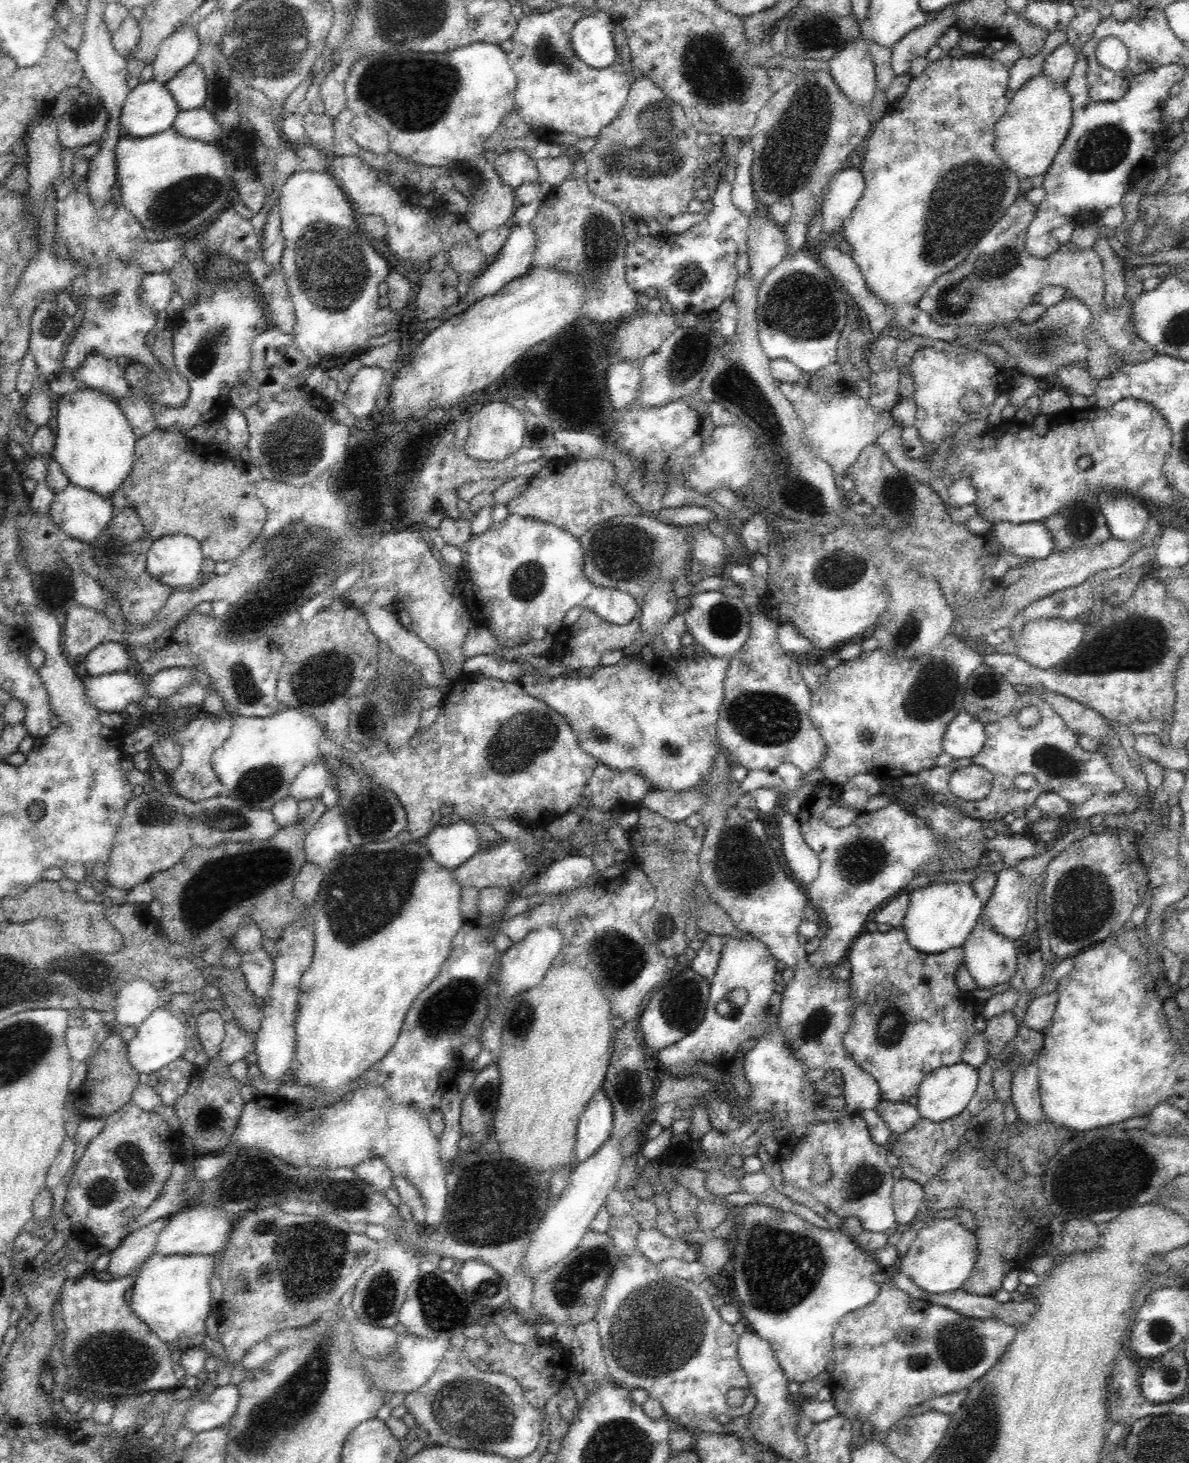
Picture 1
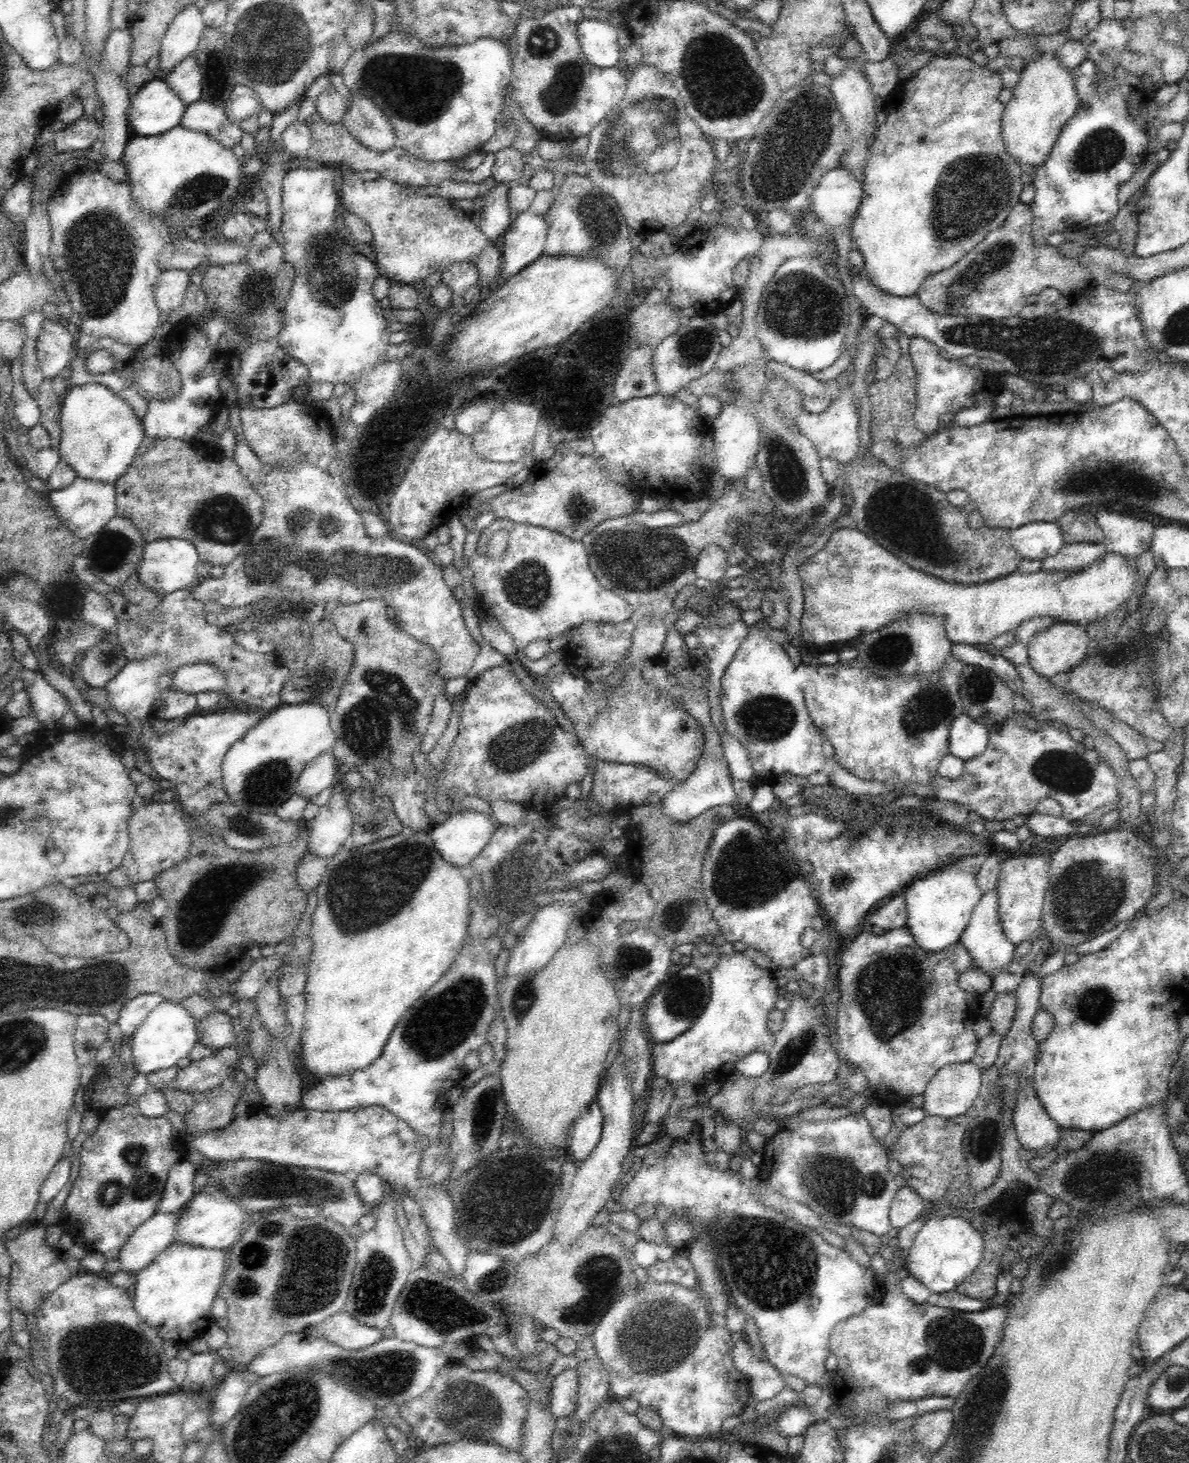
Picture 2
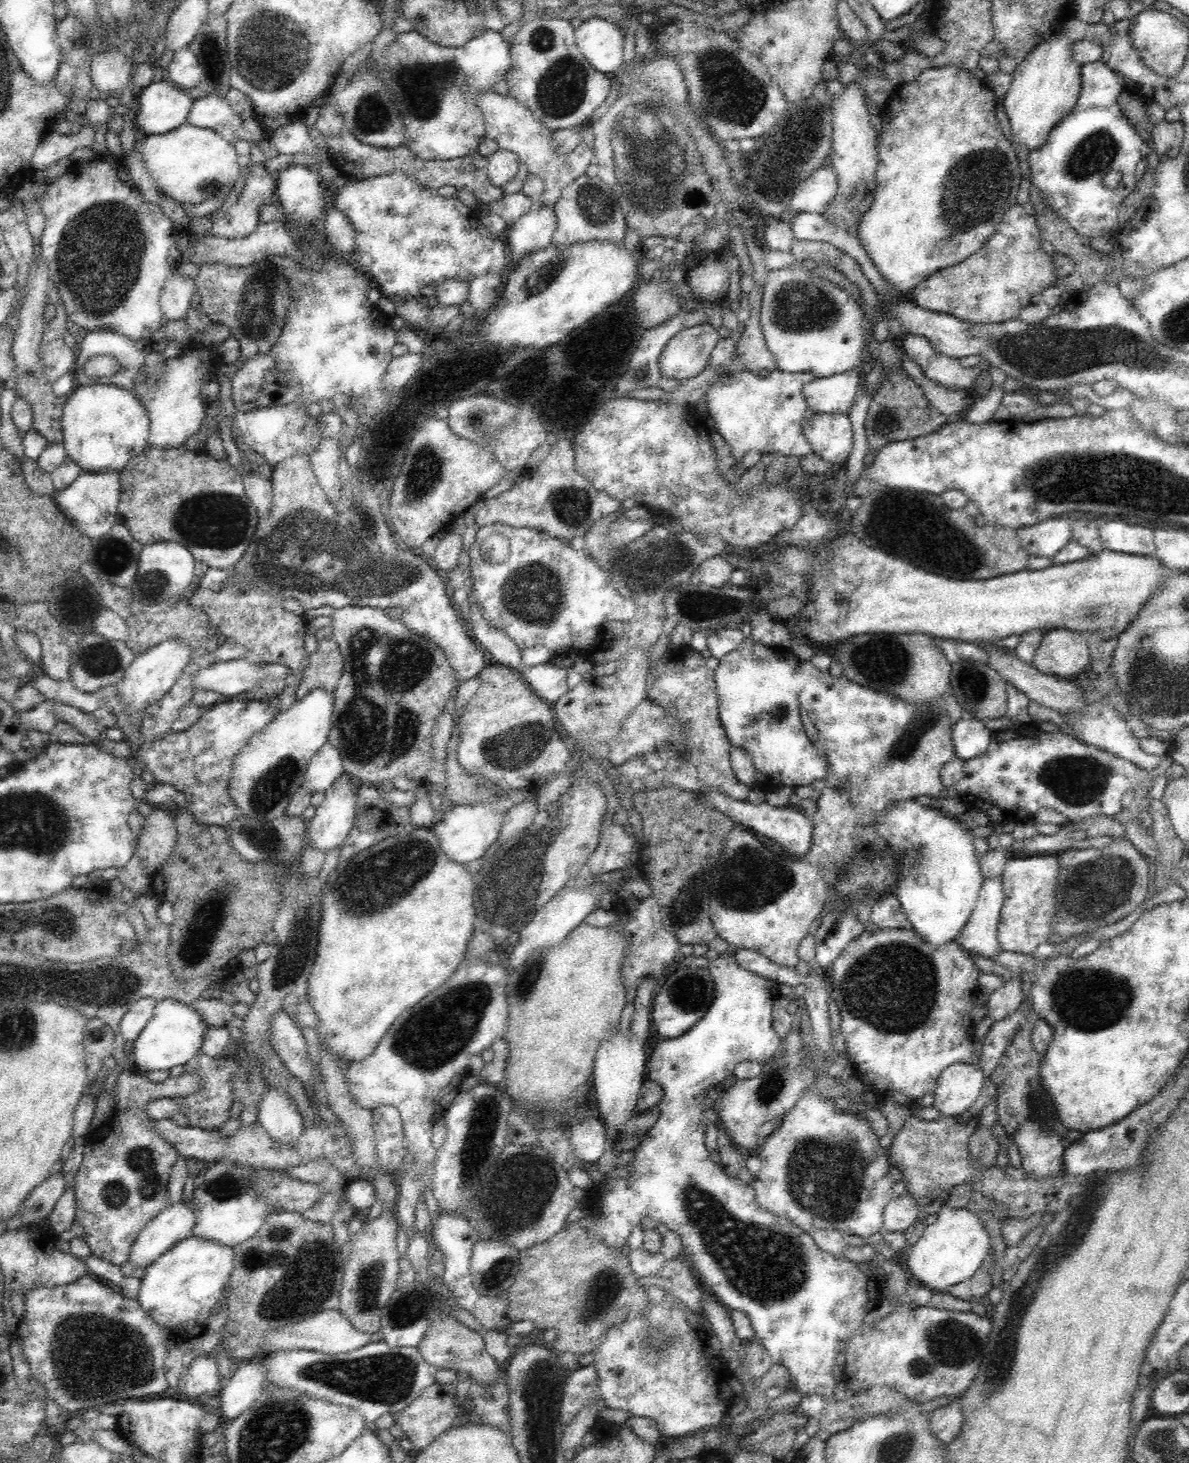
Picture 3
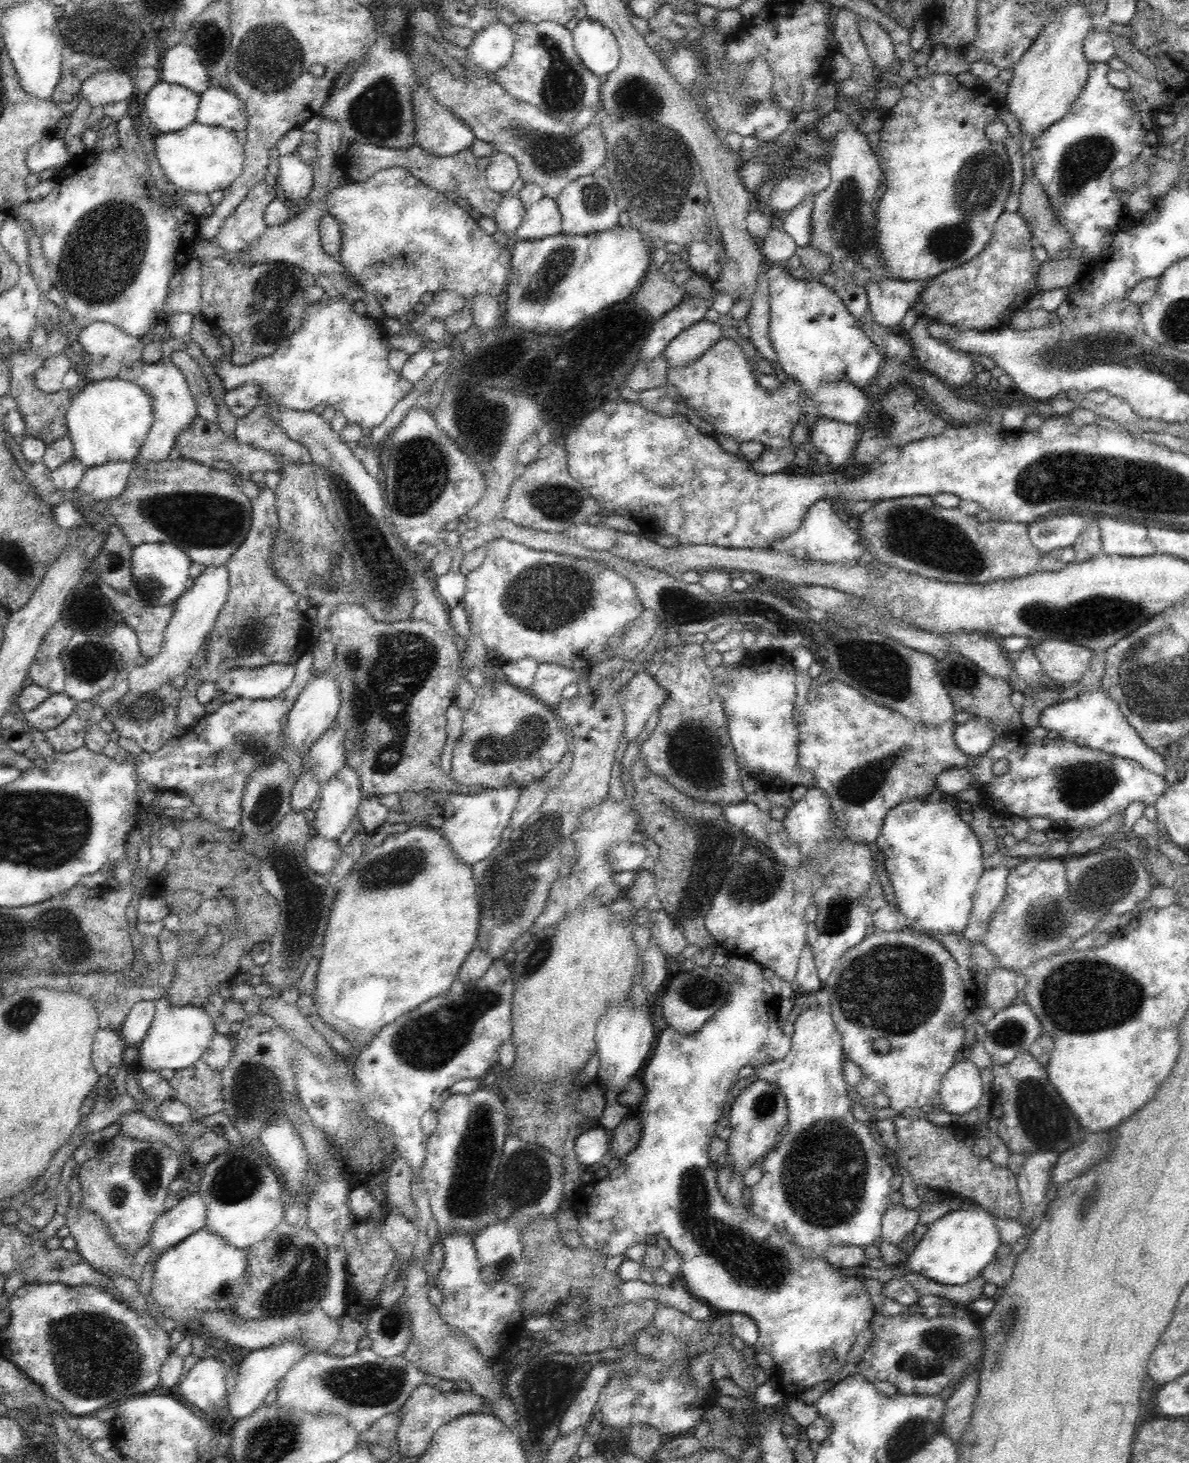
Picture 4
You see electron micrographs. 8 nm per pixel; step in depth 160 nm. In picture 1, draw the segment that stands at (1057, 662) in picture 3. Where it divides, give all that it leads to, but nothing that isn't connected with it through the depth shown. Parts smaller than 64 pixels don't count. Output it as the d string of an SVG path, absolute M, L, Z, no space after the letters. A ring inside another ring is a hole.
M1038 618L1025 622L1018 642L1016 654L1036 668L1050 668L1061 663L1074 651L1084 638L1086 623L1082 619L1062 620L1062 618Z

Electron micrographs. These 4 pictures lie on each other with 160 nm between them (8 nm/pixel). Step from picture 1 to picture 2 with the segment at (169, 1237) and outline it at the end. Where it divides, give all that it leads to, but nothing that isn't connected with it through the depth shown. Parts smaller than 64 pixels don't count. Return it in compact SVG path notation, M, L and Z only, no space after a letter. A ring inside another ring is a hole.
M211 1179L197 1194L194 1193L192 1200L177 1215L178 1224L176 1224L174 1243L207 1249L230 1248L242 1236L249 1222L248 1212L244 1212L234 1200L231 1200L230 1196L226 1196L226 1192L216 1187L216 1182Z

